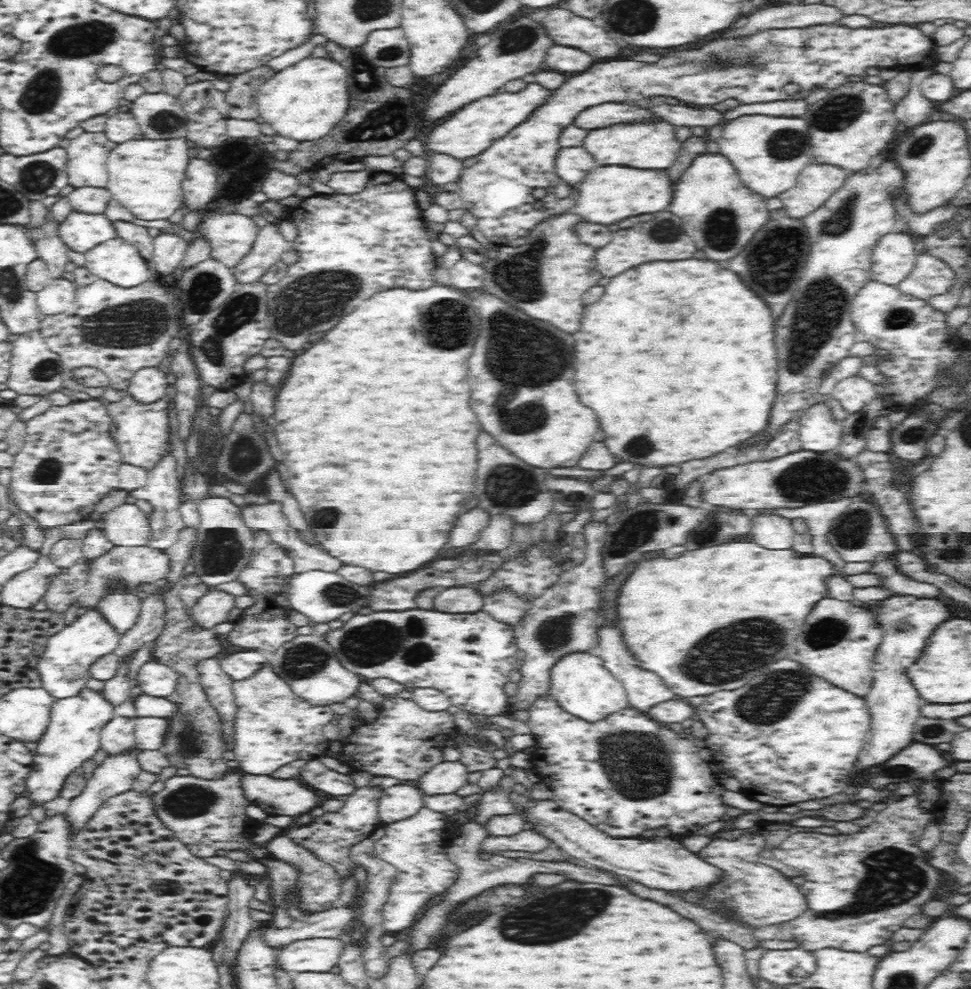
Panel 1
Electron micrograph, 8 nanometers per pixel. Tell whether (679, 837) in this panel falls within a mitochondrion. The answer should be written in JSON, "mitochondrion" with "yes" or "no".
{"mitochondrion":"no"}

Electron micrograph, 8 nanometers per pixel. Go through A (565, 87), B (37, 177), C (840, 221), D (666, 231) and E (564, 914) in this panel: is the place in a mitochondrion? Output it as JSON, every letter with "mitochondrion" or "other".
{"A":"other","B":"mitochondrion","C":"mitochondrion","D":"mitochondrion","E":"mitochondrion"}

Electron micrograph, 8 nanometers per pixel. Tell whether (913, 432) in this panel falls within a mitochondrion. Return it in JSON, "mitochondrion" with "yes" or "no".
{"mitochondrion":"yes"}

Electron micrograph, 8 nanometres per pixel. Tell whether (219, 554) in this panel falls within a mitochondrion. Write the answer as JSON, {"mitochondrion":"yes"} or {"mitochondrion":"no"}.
{"mitochondrion":"yes"}

